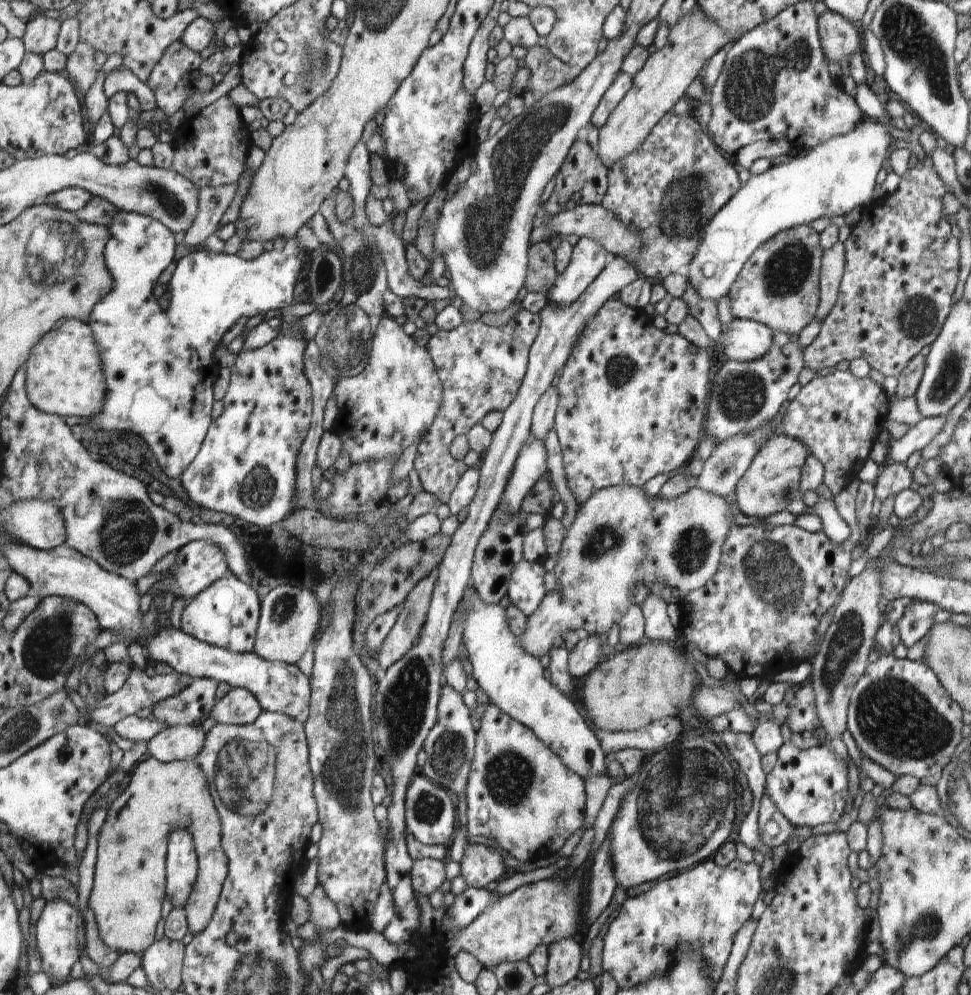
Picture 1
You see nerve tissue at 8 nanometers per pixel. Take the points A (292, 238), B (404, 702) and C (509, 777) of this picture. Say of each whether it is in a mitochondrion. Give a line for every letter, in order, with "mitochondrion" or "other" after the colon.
A: other
B: mitochondrion
C: mitochondrion

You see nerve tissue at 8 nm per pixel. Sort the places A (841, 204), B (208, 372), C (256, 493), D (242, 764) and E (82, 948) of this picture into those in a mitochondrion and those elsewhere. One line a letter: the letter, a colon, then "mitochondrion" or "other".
A: other
B: other
C: mitochondrion
D: mitochondrion
E: other

